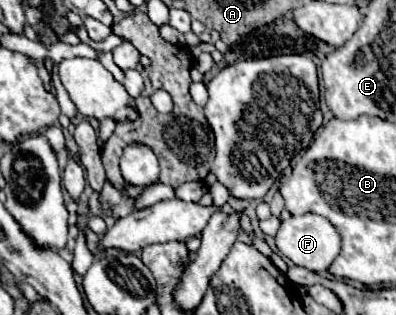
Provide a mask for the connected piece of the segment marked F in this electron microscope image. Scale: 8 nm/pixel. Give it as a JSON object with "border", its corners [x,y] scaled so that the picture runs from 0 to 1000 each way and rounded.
{"border":[[[770,676],[760,689],[730,689],[725,702],[710,708],[710,727],[694,752],[705,797],[730,816],[745,841],[760,841],[780,860],[795,867],[816,867],[831,854],[831,841],[841,835],[841,822],[856,810],[861,797],[861,746],[856,733],[841,721],[841,708],[811,683],[795,676]]]}

